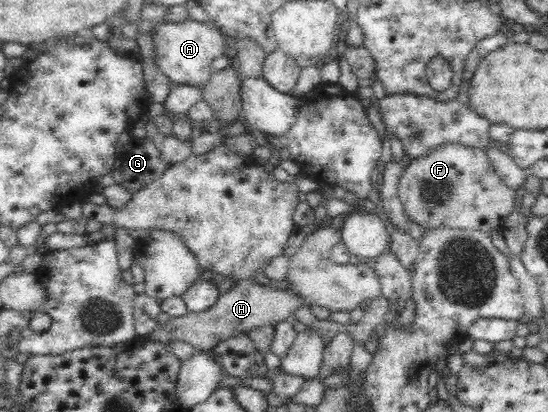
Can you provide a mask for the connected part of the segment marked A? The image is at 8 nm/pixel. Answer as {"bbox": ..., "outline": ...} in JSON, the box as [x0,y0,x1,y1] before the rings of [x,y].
{"bbox":[152,19,225,88],"outline":[[[187,19],[183,22],[159,22],[152,31],[153,46],[155,47],[155,61],[161,67],[161,71],[169,80],[177,84],[195,84],[202,88],[204,82],[209,78],[212,73],[210,65],[213,60],[219,56],[224,55],[223,45],[225,36],[221,31],[208,22],[201,22],[193,19]]]}

